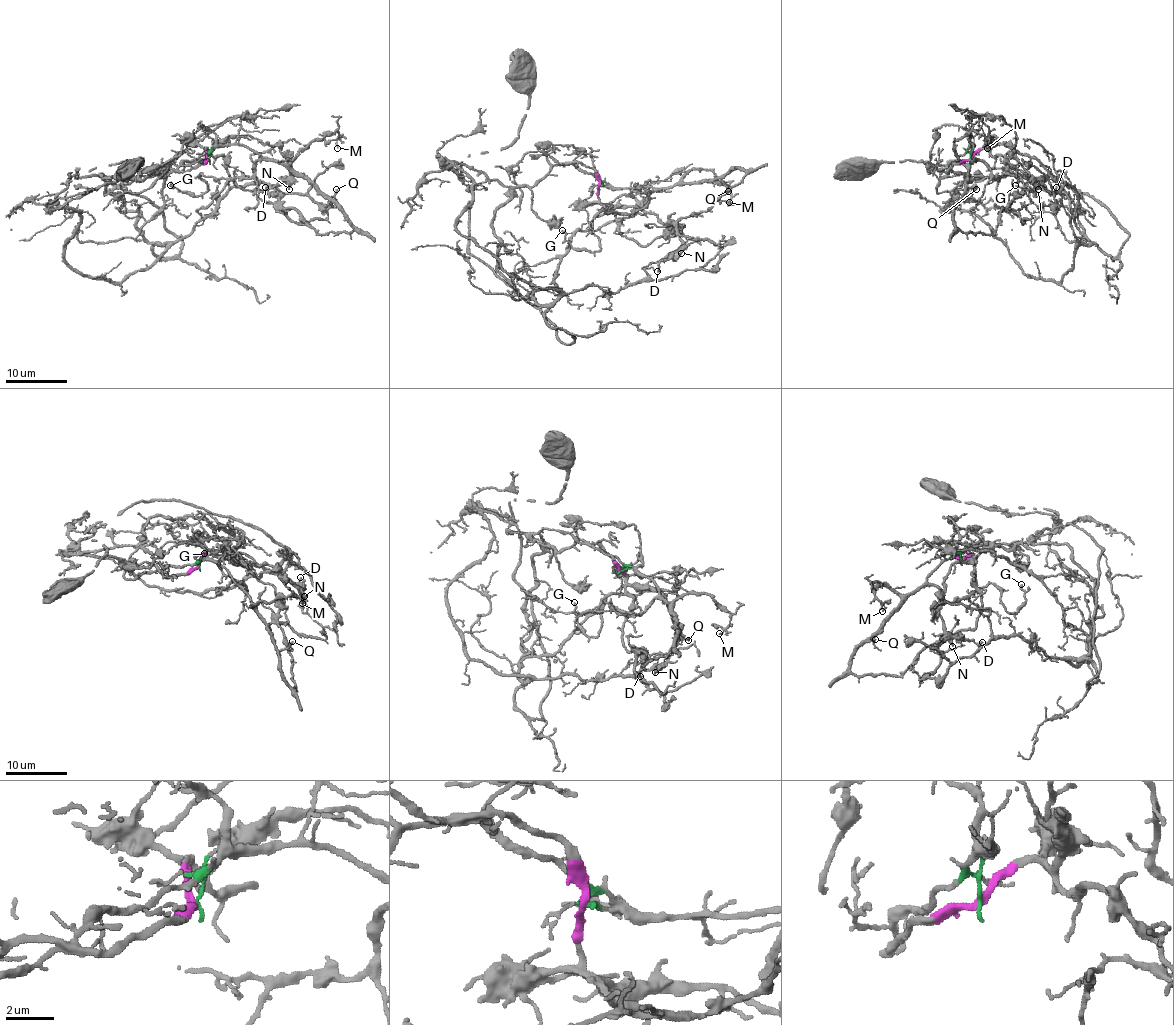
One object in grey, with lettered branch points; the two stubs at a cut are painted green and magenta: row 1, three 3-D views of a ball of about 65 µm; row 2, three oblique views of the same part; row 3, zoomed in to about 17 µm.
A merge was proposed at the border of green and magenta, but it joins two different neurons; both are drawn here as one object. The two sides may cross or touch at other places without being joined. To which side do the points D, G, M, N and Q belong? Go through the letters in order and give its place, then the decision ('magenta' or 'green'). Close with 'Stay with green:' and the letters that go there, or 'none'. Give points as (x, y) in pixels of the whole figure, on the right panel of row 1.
D: at (1056, 187); magenta
G: at (1015, 185); green
M: at (987, 148); green
N: at (1038, 189); magenta
Q: at (976, 189); green
Stay with green: G, M, Q

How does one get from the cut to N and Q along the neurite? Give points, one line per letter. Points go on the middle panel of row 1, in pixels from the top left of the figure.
N: (599, 185), (599, 200), (607, 205), (638, 207), (653, 213), (679, 233), (681, 253)
Q: (599, 185), (656, 188), (719, 179), (728, 191)

